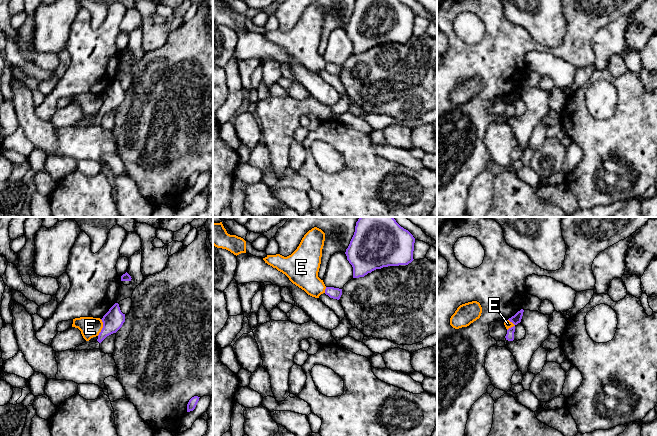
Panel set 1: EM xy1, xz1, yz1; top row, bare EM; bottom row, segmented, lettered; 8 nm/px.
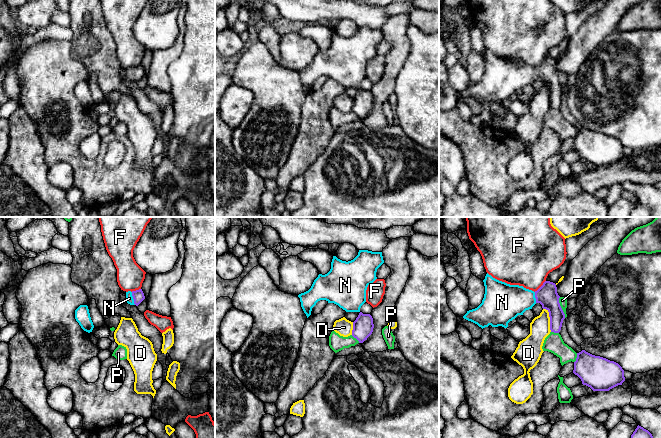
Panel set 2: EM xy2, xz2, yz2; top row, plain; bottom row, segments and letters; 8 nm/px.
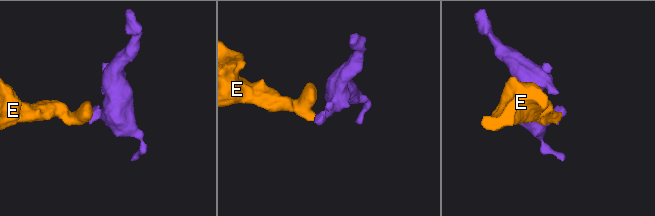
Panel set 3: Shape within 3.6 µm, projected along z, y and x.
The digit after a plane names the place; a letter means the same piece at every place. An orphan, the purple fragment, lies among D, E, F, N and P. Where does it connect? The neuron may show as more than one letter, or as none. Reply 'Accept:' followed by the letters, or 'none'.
Accept: N

